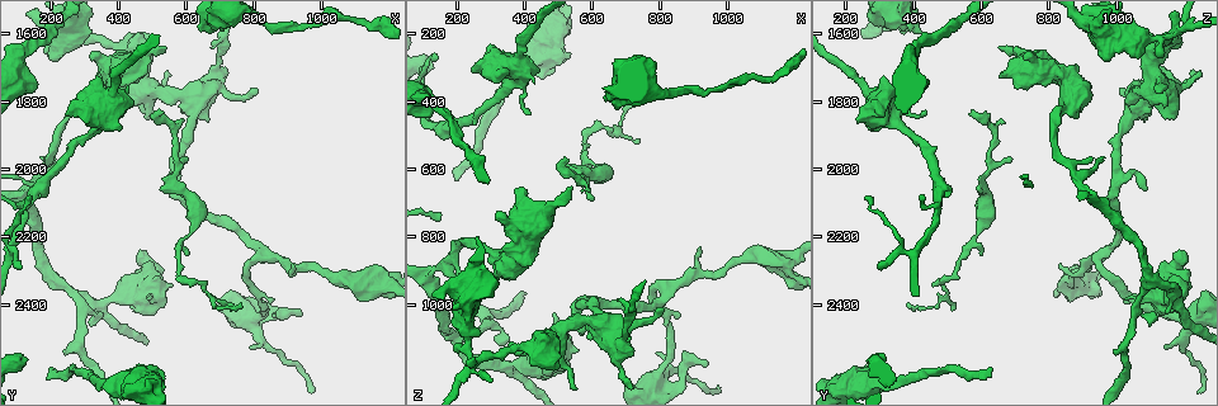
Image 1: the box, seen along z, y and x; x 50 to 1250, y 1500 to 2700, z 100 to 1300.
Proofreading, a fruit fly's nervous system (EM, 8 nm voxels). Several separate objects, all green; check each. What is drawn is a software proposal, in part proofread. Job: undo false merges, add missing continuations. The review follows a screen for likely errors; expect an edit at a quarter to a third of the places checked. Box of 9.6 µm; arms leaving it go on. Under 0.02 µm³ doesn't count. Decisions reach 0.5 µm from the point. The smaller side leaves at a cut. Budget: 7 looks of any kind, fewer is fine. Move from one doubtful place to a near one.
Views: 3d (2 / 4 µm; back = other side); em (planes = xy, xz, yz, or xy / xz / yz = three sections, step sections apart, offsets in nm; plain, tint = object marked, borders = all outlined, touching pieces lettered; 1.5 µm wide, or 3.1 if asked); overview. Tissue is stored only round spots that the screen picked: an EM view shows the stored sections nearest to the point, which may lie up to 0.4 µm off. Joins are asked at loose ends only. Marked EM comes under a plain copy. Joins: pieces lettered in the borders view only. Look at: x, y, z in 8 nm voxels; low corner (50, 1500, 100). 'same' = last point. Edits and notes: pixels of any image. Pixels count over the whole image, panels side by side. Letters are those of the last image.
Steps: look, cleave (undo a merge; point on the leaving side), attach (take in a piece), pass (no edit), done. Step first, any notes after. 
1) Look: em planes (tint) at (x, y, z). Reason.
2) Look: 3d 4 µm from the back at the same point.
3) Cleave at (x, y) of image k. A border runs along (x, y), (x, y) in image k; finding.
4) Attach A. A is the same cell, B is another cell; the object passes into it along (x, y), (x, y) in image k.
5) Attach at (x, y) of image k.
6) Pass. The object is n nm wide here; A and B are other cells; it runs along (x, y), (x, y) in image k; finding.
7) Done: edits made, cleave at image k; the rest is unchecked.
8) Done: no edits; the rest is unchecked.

Look: em xz step 4 (tint) at (150, 2070, 270). Free end.

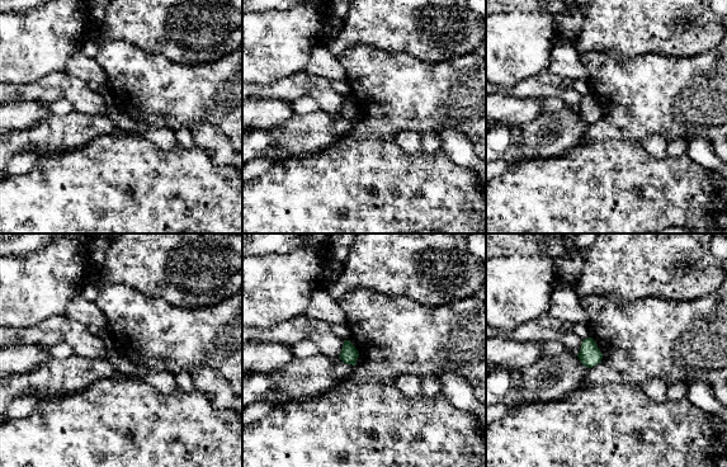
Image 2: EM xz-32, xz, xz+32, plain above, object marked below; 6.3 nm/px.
Look: em planes (borders) at the same point. Another direction.

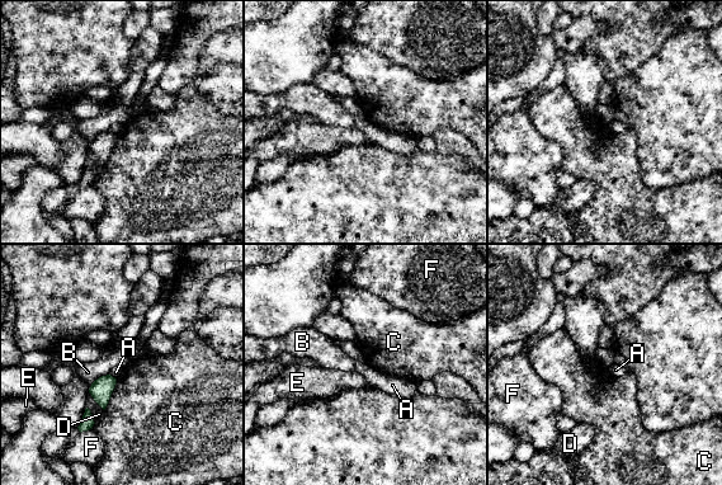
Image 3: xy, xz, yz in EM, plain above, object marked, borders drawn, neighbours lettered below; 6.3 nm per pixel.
Pass. The object is 120 nm wide here; A, B, C, D, E and F are other cells; a border runs along (109, 373), (116, 378) in image 3; none of them fits.

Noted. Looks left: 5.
Look: em 3.1 µm xy step 16 (tint) at (200, 2580, 630). End of a long branch.

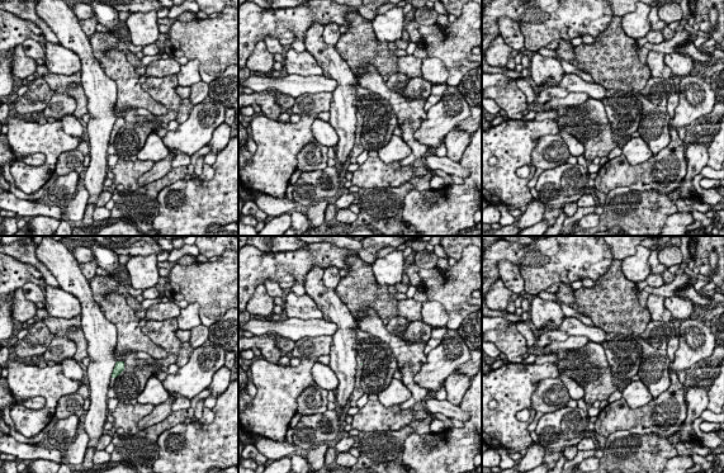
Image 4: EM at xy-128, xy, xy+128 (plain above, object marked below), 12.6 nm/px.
Look: em 3.1 µm planes (borders) at the same point.

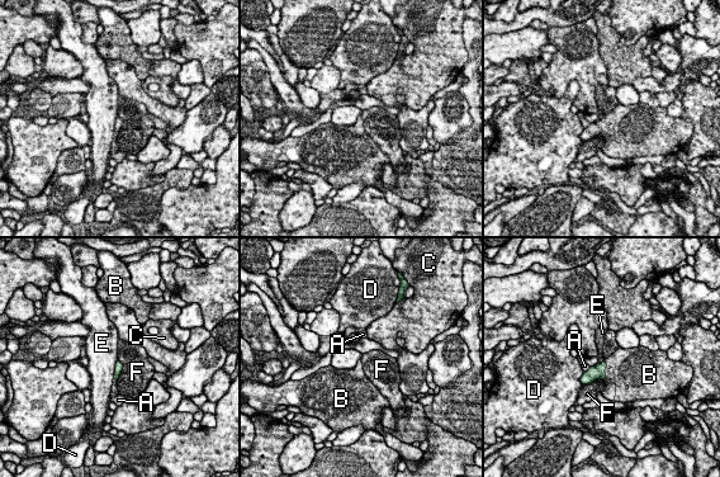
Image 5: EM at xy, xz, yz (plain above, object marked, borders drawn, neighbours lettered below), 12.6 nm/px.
Attach B. B is the same cell, A, C, D, E and F are other cells; the object passes into it along (597, 372), (604, 371), (623, 368) in image 5; it goes on there.

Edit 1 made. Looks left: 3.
Look: overview. See it whole again.

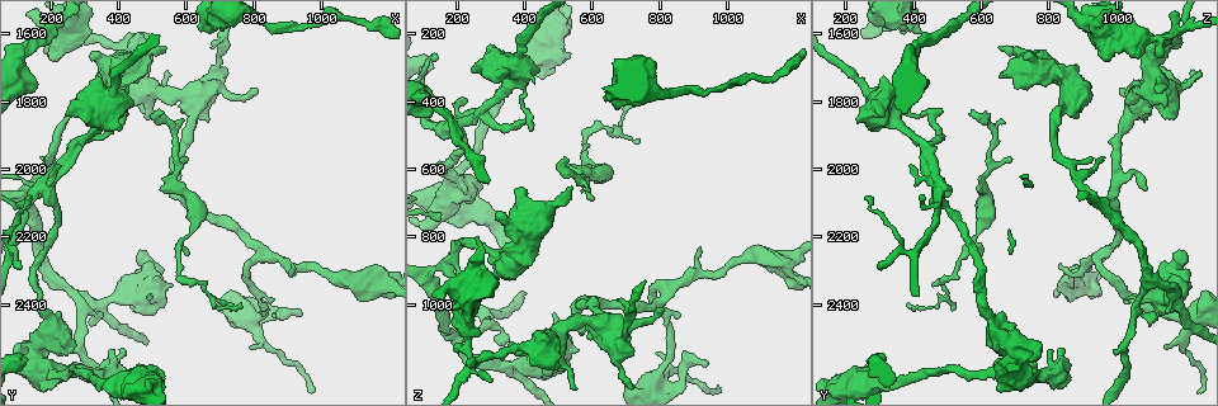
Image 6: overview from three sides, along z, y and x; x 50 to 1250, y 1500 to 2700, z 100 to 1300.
Look: em xy step 4 (borders) at (520, 1820, 580). Branch stops here.

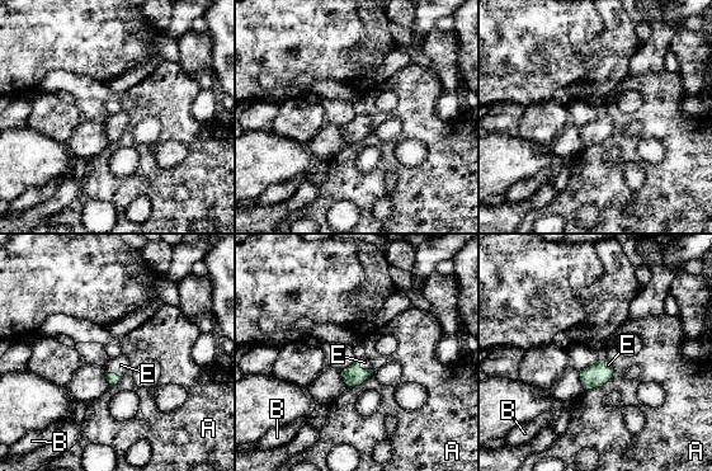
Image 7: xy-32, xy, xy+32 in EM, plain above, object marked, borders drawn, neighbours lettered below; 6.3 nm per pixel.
Look: em planes (borders) at the same point.

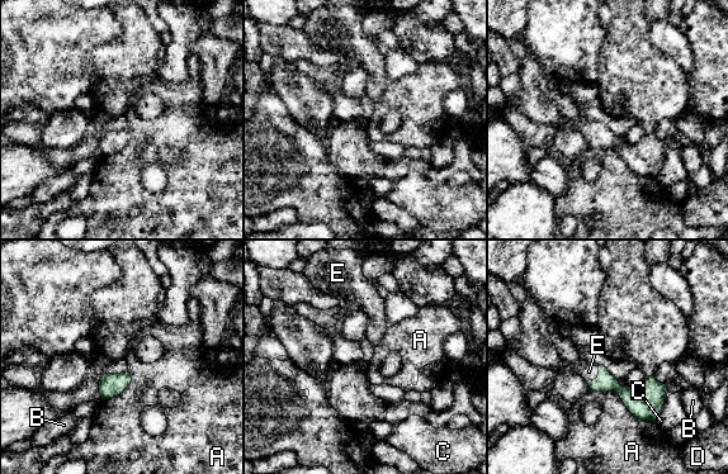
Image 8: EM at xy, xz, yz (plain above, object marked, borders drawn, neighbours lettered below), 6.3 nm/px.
Attach E. The object is 120 nm wide here; E is the same cell, A, B, C and D are other cells; the object passes into it along (630, 396), (598, 377), (589, 371) in image 8; it goes on there.

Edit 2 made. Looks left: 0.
Done: edits made, attach at image 5, attach at image 8; the rest is unchecked.

